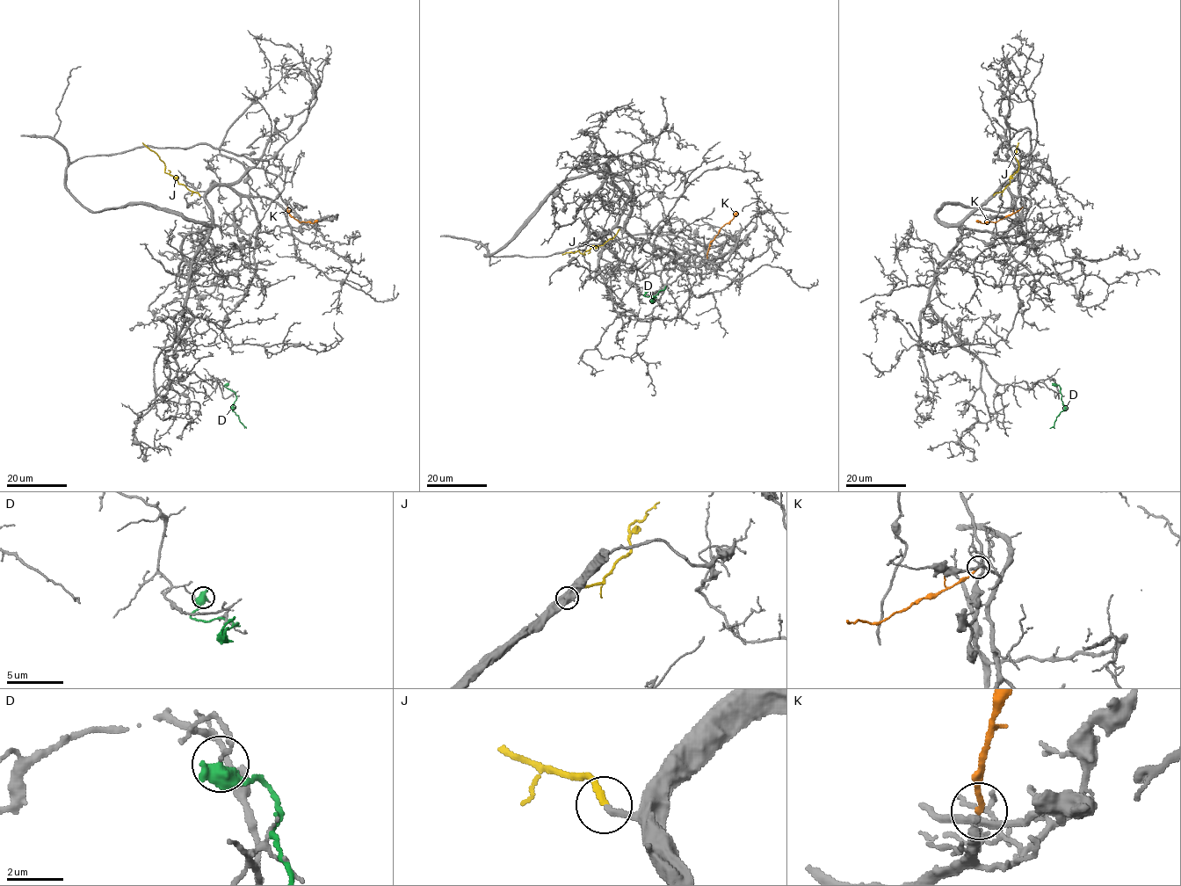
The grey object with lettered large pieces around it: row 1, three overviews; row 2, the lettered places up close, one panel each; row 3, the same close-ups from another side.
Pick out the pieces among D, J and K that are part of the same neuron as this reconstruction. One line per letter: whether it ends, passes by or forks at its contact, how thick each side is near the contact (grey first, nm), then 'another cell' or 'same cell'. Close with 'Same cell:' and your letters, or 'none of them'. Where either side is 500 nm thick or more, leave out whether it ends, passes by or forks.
D: 130 nm thick on the grey side, 750 nm on the other; another cell
J: it ends there; 200 nm thick on the grey side, 220 nm on the other; same cell
K: it ends there; 280 nm thick on the grey side, 180 nm on the other; another cell
Same cell: J

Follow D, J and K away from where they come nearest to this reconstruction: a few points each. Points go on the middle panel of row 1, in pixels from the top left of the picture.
D: (647, 290), (643, 295), (655, 297), (652, 300), (665, 286)
J: (619, 228), (612, 238), (603, 244), (592, 245), (584, 254), (578, 250), (561, 254)
K: (706, 258), (709, 243), (737, 212)

